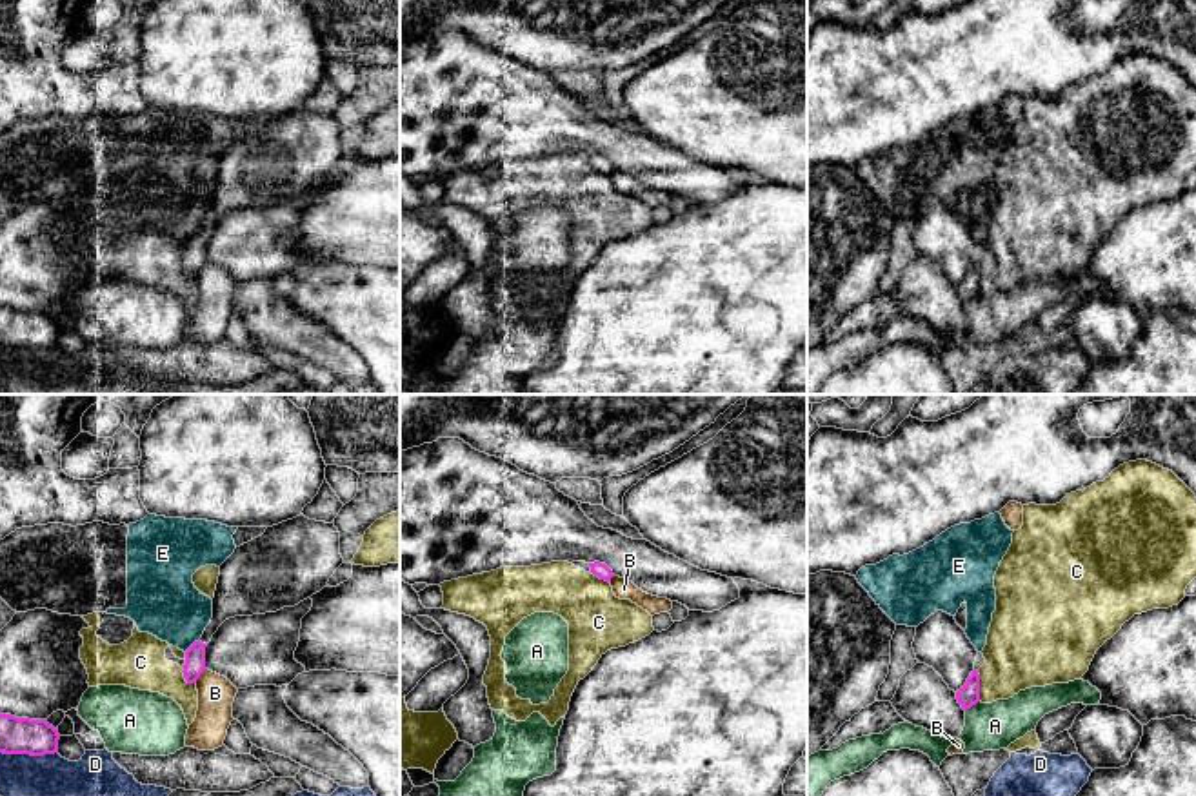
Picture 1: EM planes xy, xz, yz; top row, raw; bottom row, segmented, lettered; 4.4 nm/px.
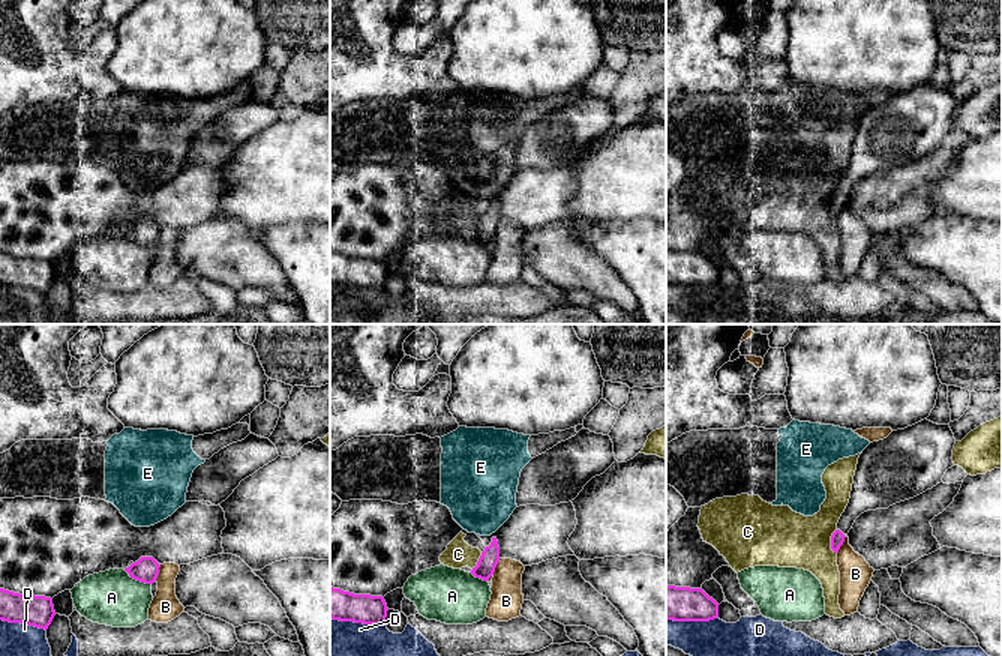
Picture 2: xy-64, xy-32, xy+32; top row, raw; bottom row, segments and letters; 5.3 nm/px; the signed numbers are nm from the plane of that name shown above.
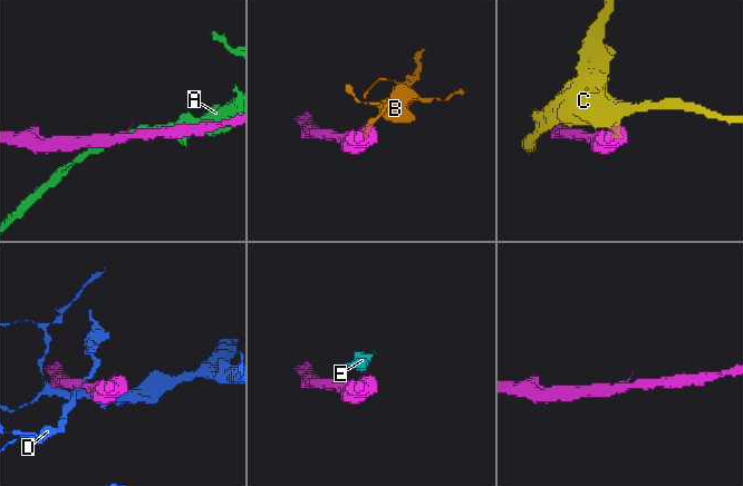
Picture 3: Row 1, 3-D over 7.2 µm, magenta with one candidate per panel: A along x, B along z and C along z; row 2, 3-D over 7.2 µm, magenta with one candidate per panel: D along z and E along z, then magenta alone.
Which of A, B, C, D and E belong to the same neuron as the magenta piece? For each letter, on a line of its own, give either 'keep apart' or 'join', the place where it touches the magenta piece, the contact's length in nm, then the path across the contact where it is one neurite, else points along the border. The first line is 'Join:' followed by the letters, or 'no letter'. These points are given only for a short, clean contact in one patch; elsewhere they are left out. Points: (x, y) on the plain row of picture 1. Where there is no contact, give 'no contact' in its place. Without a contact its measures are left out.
Join: no letter
A: keep apart | yz (971, 298) | 80 nm
B: keep apart | xy (199, 269) | 80 nm | along xy (206, 262), (195, 275)
C: keep apart | yz (978, 278) | 140 nm
D: keep apart | xy (29, 346) | 260 nm
E: keep apart | xy (193, 237) | 90 nm | along xy (199, 231), (184, 244)

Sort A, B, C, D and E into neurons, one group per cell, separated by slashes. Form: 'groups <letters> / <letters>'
groups A / B / C / D / E

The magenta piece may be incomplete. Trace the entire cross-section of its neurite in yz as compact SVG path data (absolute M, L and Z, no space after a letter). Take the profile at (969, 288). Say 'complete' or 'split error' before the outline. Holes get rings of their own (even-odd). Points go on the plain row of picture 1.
complete; M972 264L967 271L965 278L956 284L956 293L962 298L963 303L971 302L980 294L980 267L978 264Z

